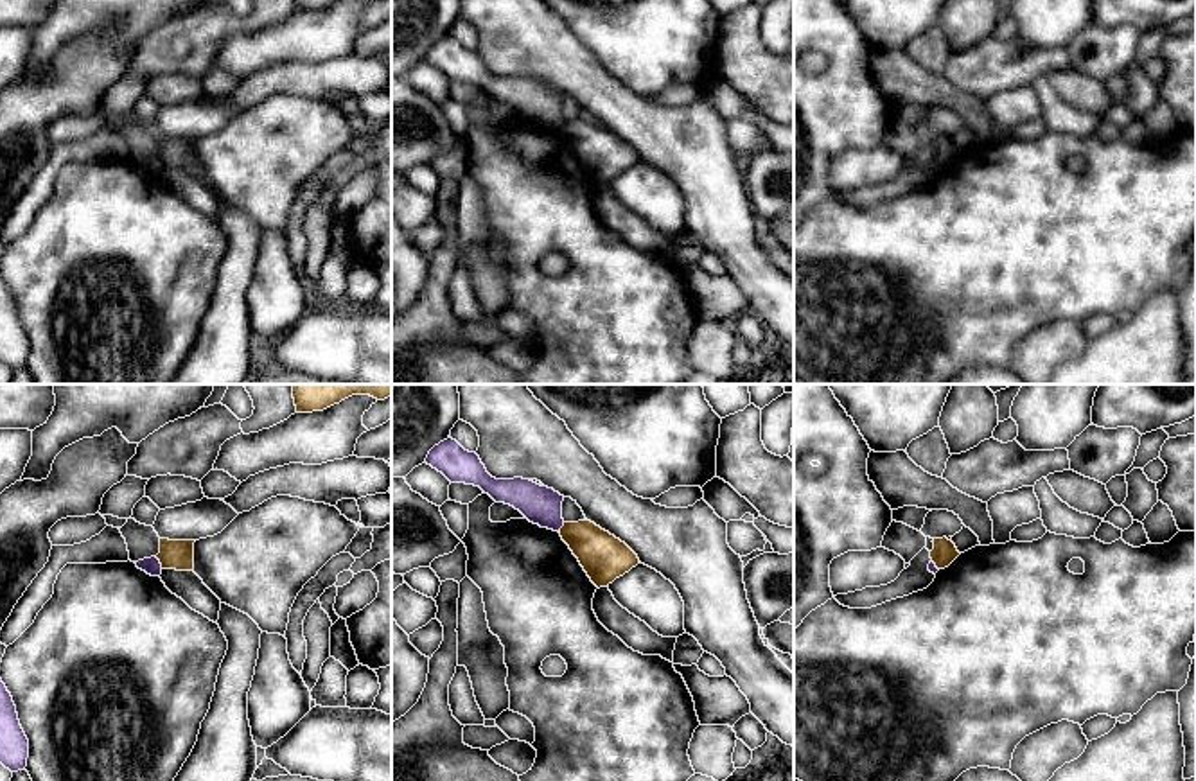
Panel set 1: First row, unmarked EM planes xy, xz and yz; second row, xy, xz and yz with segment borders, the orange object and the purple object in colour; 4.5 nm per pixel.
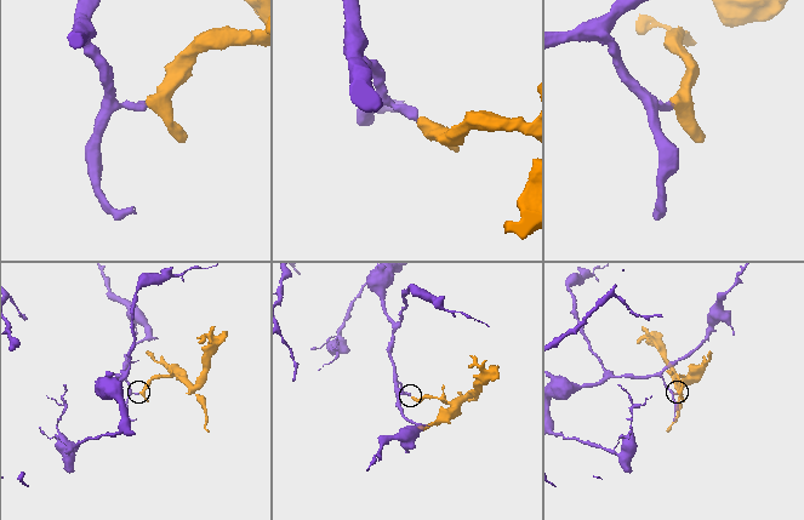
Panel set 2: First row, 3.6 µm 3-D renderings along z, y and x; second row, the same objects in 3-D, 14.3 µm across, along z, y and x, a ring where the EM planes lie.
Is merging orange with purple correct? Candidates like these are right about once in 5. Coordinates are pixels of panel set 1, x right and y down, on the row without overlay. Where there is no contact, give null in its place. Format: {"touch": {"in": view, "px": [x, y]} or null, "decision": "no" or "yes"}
{"touch": {"in": "xy", "px": [160, 160]}, "decision": "no"}

